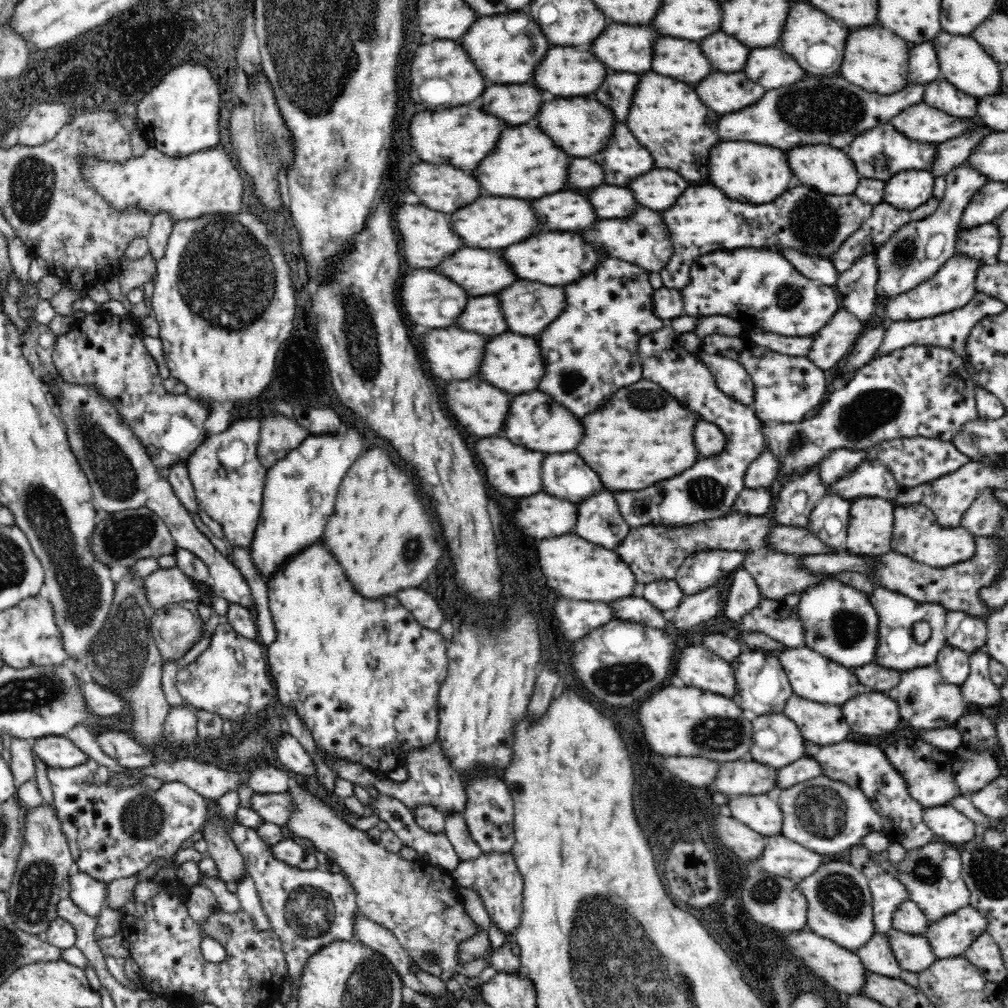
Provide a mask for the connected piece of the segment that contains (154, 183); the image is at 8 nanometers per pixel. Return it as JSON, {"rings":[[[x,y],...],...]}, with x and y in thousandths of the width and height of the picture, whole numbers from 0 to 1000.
{"rings":[[[147,147],[141,155],[131,155],[123,162],[103,160],[91,152],[84,152],[78,156],[78,168],[85,186],[93,188],[115,209],[141,209],[152,216],[157,211],[167,211],[172,224],[177,220],[198,218],[200,214],[234,212],[240,206],[242,179],[220,147],[185,157],[167,156]]]}

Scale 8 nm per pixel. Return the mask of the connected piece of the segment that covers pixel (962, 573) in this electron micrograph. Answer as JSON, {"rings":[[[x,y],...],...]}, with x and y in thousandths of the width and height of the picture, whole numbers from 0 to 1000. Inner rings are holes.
{"rings":[[[974,532],[968,534],[970,546],[963,556],[942,561],[939,563],[925,563],[916,559],[909,559],[889,547],[883,547],[876,551],[869,551],[875,563],[867,567],[865,578],[896,588],[909,597],[925,597],[936,600],[940,606],[956,606],[964,611],[975,611],[979,600],[972,594],[971,586],[980,582],[991,571],[995,560],[991,558],[992,541],[984,533]]]}

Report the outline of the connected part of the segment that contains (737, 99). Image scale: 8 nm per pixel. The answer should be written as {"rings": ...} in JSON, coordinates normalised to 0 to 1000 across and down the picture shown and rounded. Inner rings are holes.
{"rings":[[[738,71],[704,73],[690,85],[690,91],[694,99],[712,113],[736,109],[758,95],[758,87],[746,83],[746,79],[738,75]]]}

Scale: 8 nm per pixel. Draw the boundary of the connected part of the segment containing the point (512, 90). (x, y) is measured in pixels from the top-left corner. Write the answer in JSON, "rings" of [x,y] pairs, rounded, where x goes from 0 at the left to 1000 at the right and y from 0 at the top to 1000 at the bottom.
{"rings":[[[508,83],[508,85],[486,85],[478,91],[478,109],[494,115],[500,123],[504,125],[514,125],[514,123],[522,123],[524,119],[528,119],[534,111],[538,103],[538,91],[528,85],[528,83]]]}

